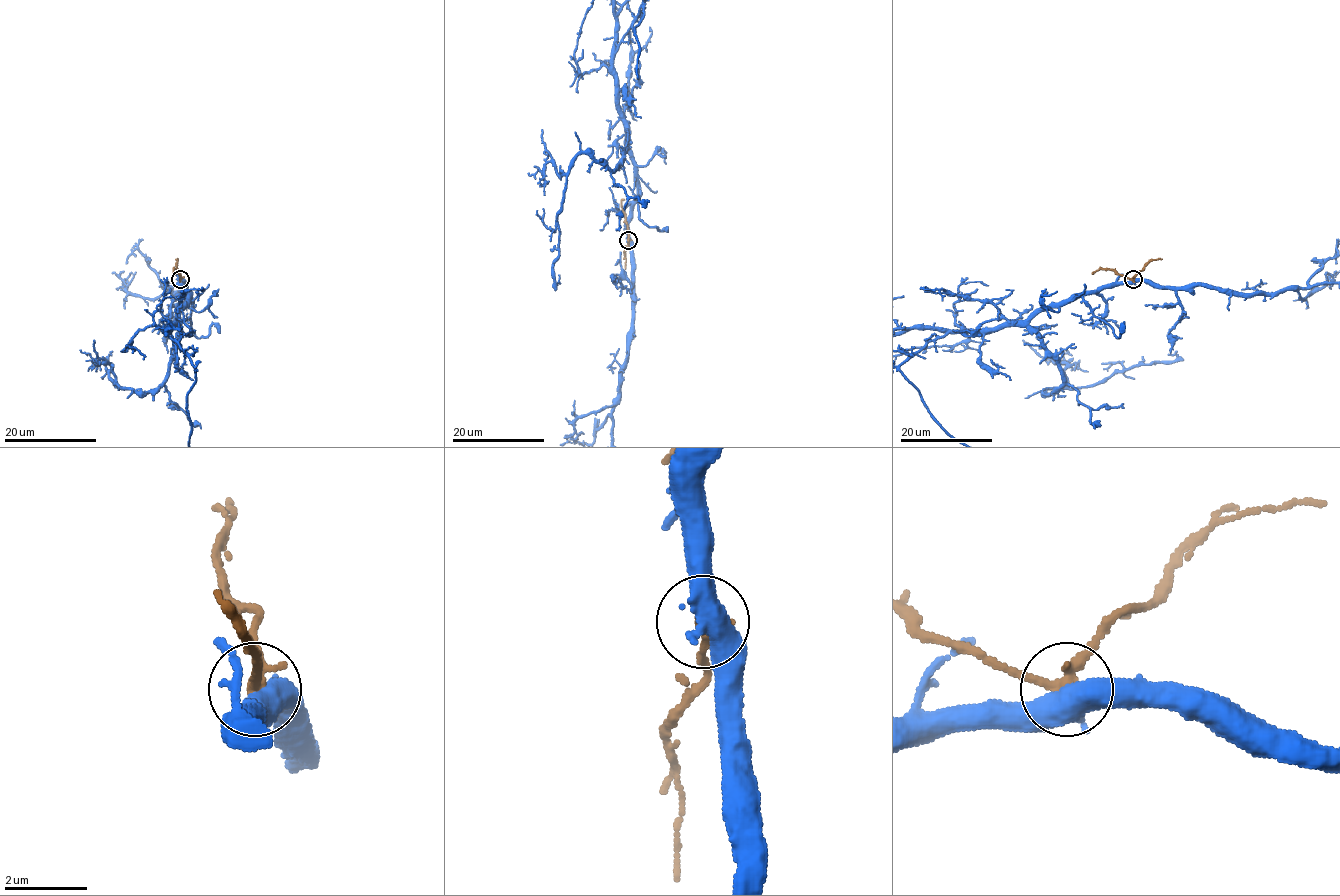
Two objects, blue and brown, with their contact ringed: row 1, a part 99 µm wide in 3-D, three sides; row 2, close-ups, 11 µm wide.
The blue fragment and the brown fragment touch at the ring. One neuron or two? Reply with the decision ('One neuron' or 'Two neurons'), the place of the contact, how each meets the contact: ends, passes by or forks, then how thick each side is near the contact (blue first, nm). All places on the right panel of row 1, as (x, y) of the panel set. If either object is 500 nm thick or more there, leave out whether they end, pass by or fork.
Two neurons. Place: (1133, 279). Thickness 500 nm (blue) against 280 nm

